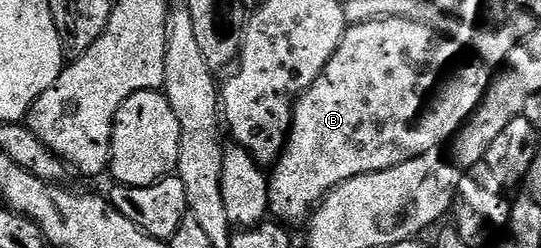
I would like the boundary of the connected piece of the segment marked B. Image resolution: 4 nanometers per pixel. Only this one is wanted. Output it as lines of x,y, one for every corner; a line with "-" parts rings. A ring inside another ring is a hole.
386,16
379,20
367,20
361,24
353,24
345,27
344,36
338,42
334,54
326,62
326,66
320,71
320,76
308,88
295,97
294,107
290,117
290,127
286,132
286,139
281,147
280,155
276,157
271,165
270,175
266,180
266,199
269,213
277,216
285,225
294,220
307,219
312,209
323,200
326,193
337,188
342,182
346,182
355,176
370,174
378,170
386,170
398,166
415,156
426,154
426,150
439,148
449,138
456,135
456,131
464,125
465,120
475,112
476,107
484,98
484,89
490,83
489,73
484,73
485,69
479,63
471,64
463,56
461,45
455,39
447,40
444,36
435,36
424,24
415,24
415,19
401,18
399,16

